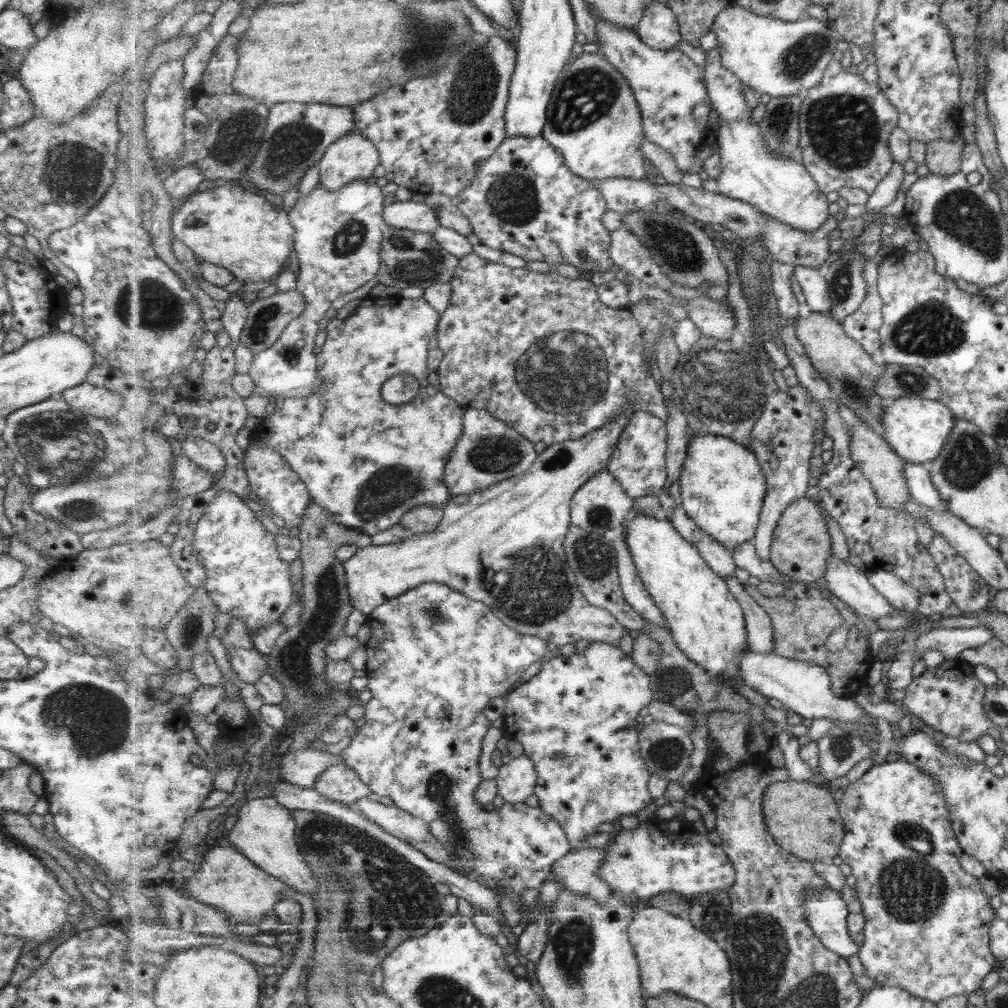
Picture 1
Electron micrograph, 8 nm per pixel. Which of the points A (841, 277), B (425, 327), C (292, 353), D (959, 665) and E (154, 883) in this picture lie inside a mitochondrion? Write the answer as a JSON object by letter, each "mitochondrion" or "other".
{"A":"mitochondrion","B":"other","C":"mitochondrion","D":"other","E":"other"}

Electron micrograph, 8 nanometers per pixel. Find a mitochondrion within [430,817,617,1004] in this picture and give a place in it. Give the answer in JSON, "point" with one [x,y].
{"point":[573,947]}

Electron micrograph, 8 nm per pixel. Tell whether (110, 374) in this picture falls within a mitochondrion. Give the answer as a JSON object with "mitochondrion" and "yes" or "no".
{"mitochondrion":"no"}

